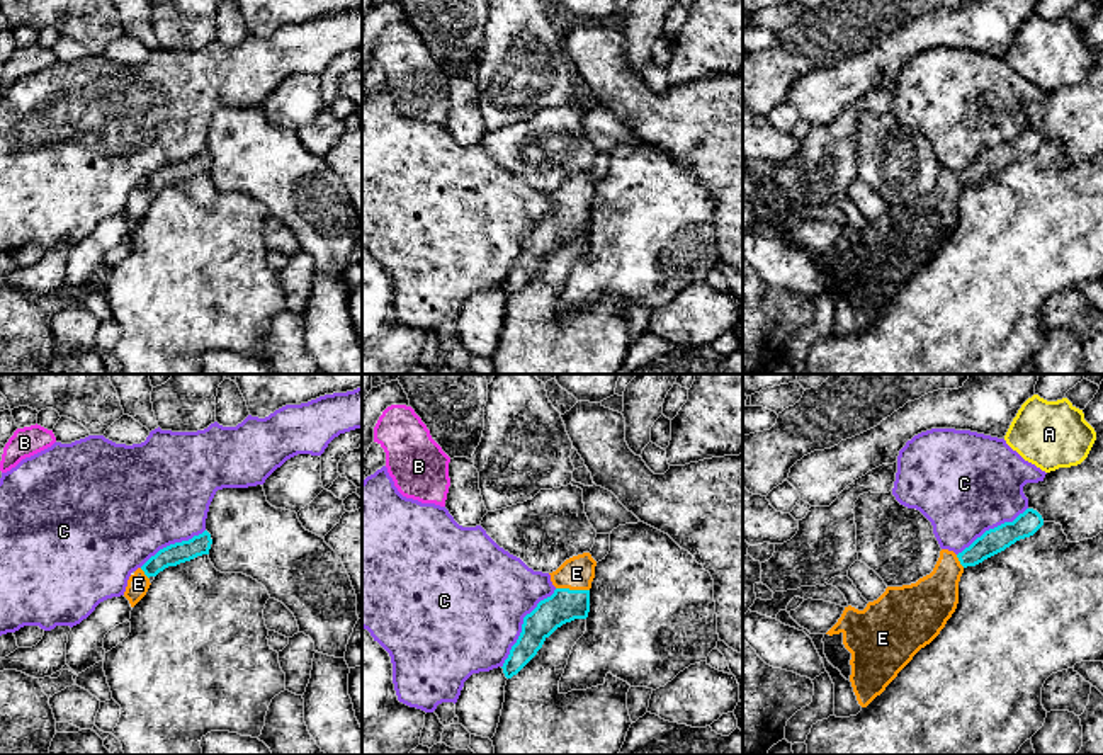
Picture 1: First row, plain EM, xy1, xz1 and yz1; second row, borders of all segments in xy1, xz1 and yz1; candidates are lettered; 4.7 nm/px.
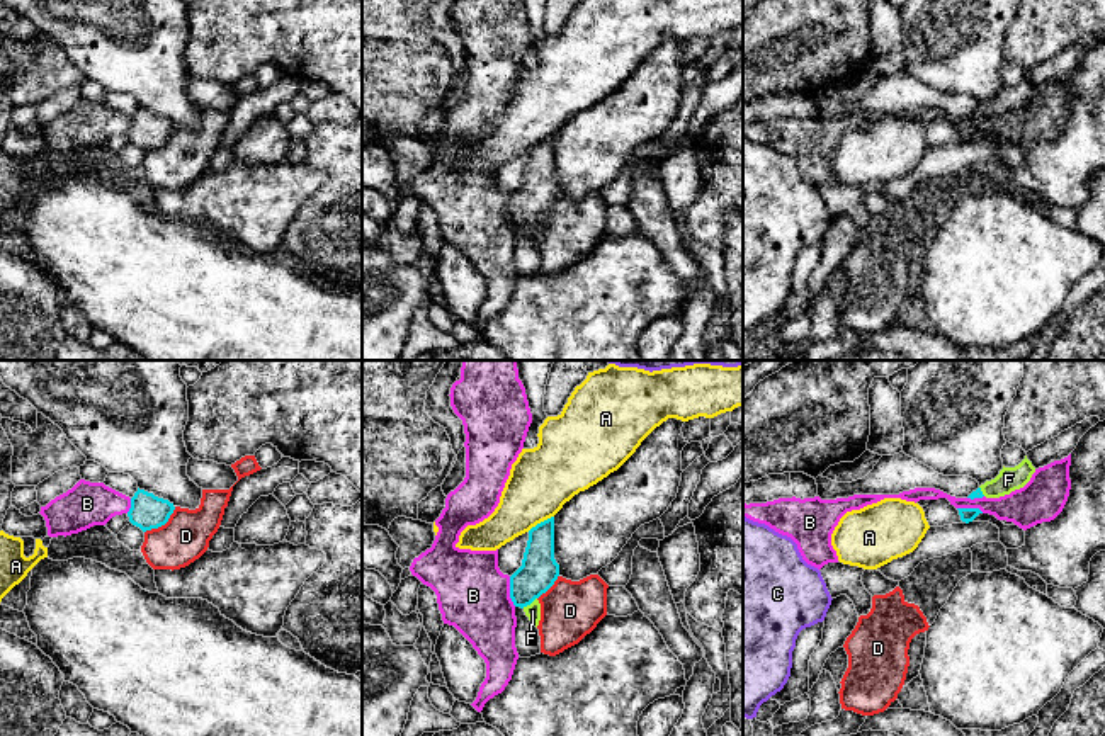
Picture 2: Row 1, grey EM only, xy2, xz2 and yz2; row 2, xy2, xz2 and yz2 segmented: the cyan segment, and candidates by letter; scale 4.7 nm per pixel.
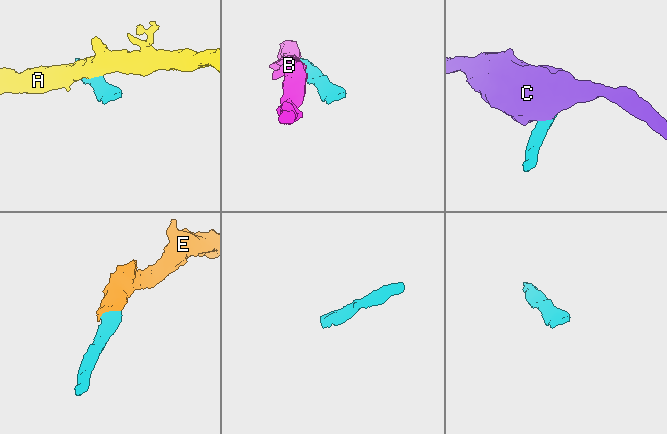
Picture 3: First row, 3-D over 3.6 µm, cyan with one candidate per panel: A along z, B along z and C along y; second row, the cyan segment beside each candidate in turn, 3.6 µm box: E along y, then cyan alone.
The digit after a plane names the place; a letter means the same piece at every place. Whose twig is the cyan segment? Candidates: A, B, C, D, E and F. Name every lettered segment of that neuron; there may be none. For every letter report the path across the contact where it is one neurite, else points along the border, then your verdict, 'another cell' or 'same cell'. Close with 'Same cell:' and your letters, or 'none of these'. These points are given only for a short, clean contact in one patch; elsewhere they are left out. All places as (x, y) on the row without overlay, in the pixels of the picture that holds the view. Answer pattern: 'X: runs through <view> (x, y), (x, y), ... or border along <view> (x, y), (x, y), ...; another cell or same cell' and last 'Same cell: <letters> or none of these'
A: another cell
B: border along xz2 (509, 196), (509, 216), (515, 225); another cell
C: another cell
D: border along xy2 (175, 126), (164, 143), (145, 152); another cell
E: runs through xz1 (563, 225), (573, 210), (573, 196), (576, 193); same cell
F: runs through xz2 (539, 189), (529, 201), (529, 223), (532, 230); same cell
Same cell: E, F

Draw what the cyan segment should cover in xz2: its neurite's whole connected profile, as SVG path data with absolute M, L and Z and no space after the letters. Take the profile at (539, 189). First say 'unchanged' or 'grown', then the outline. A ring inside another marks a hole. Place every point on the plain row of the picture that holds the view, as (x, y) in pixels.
grown; M551 136L529 150L522 185L510 195L510 218L536 246L541 240L541 223L537 218L554 204L558 195L554 136Z

